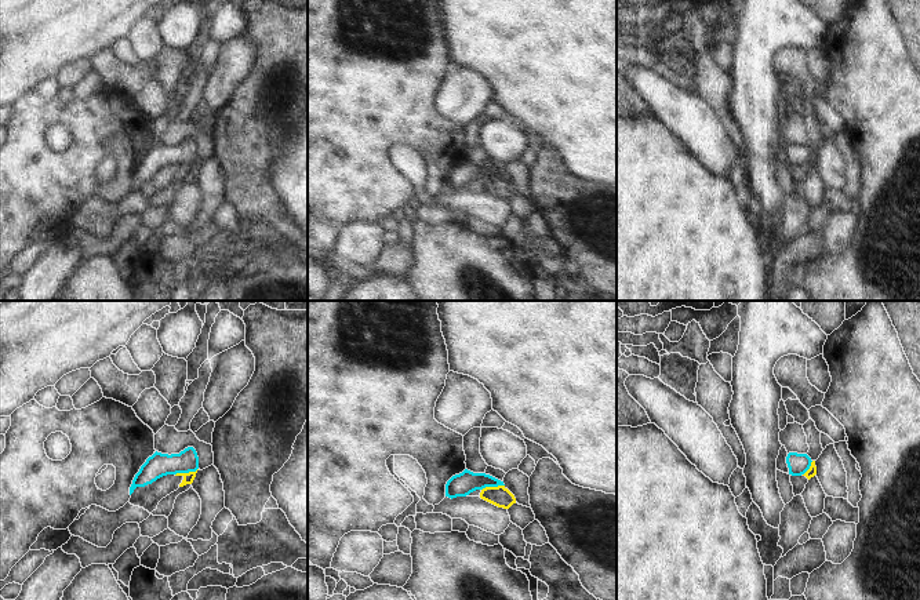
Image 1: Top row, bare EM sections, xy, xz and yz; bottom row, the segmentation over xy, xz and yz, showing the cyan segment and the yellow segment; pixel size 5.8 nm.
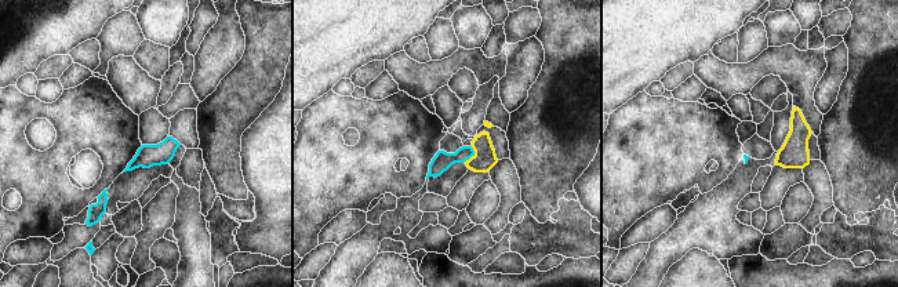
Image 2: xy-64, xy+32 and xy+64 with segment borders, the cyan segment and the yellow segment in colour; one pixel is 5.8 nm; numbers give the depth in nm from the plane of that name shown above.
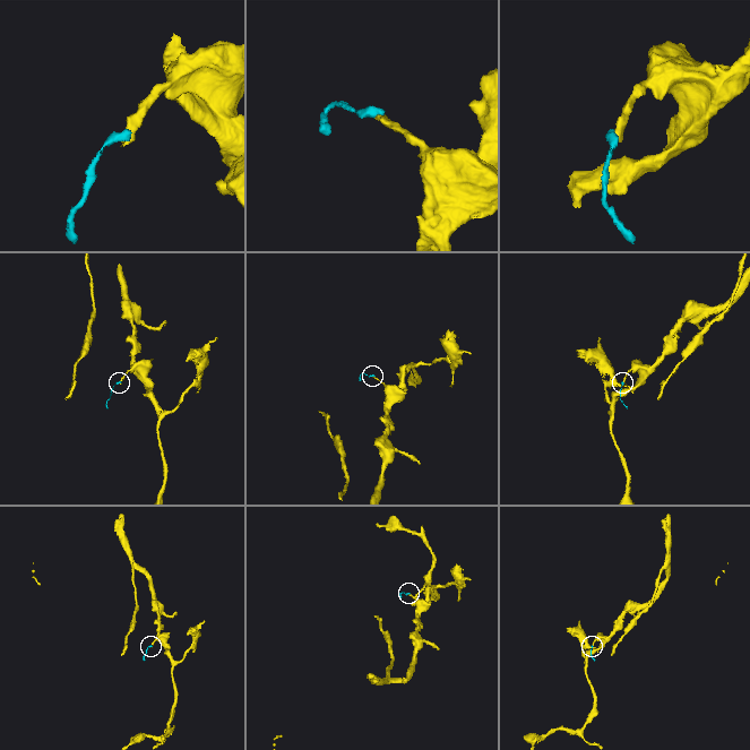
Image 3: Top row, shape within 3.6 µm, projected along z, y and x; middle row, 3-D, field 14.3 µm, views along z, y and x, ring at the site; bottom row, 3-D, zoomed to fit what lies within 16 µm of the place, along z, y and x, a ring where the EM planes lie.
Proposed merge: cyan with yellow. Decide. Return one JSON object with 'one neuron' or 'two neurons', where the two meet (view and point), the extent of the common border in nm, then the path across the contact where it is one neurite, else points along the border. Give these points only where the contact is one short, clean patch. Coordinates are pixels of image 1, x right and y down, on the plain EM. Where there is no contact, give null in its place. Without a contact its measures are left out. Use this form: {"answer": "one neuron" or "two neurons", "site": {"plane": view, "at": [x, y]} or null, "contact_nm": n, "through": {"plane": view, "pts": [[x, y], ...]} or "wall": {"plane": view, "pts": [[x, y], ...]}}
{"answer": "two neurons", "site": {"plane": "xy", "at": [186, 163]}, "contact_nm": 140, "wall": {"plane": "xy", "pts": [[197, 159], [175, 166]]}}

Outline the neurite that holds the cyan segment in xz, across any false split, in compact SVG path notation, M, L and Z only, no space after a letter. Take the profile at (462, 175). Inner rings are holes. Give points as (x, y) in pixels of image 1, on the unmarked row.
M465 160L462 164L452 167L446 175L446 188L457 189L466 188L476 181L483 181L486 178L505 177L503 172L486 166L473 164Z

